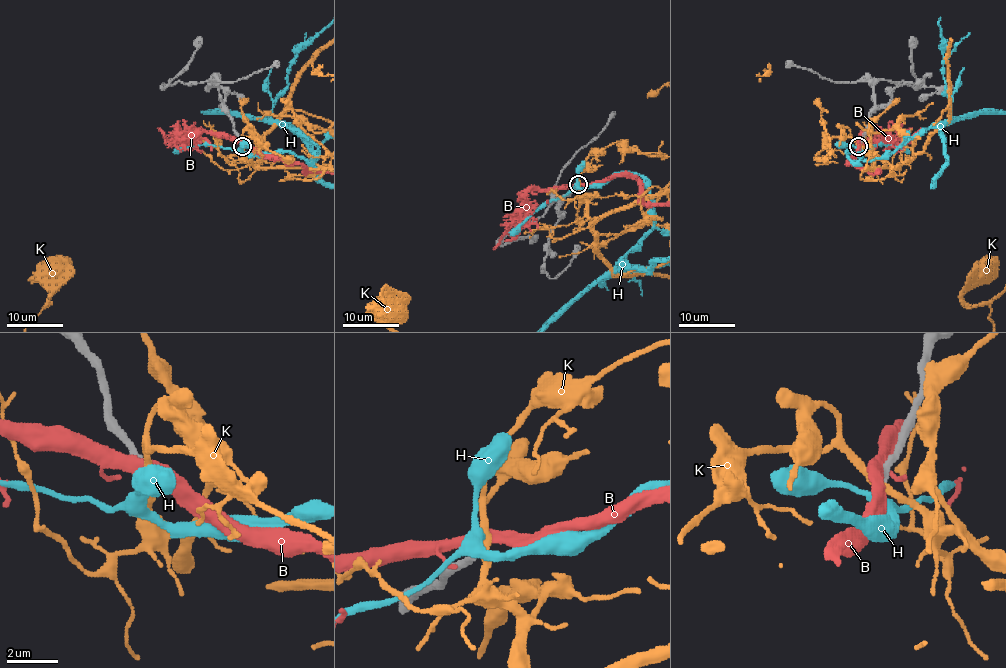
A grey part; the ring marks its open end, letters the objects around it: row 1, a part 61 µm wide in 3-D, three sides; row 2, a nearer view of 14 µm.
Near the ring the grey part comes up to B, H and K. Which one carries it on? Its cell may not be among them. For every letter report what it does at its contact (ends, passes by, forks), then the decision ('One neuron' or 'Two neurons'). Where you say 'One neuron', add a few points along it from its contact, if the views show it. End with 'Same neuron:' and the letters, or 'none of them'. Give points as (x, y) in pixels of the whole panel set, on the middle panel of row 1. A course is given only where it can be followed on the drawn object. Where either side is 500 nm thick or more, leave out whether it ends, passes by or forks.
B: Two neurons
H: It passes by. One neuron
K: It passes by. Two neurons
Same neuron: H

